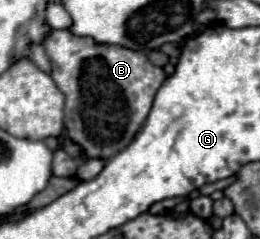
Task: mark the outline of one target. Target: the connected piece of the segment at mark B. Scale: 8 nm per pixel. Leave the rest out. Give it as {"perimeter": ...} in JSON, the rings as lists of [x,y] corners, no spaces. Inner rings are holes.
{"perimeter":[[[54,30],[46,38],[44,48],[52,62],[52,78],[66,96],[68,138],[80,146],[84,160],[110,160],[134,140],[150,112],[158,86],[166,80],[166,72],[154,66],[144,52],[98,44],[70,30]]]}

